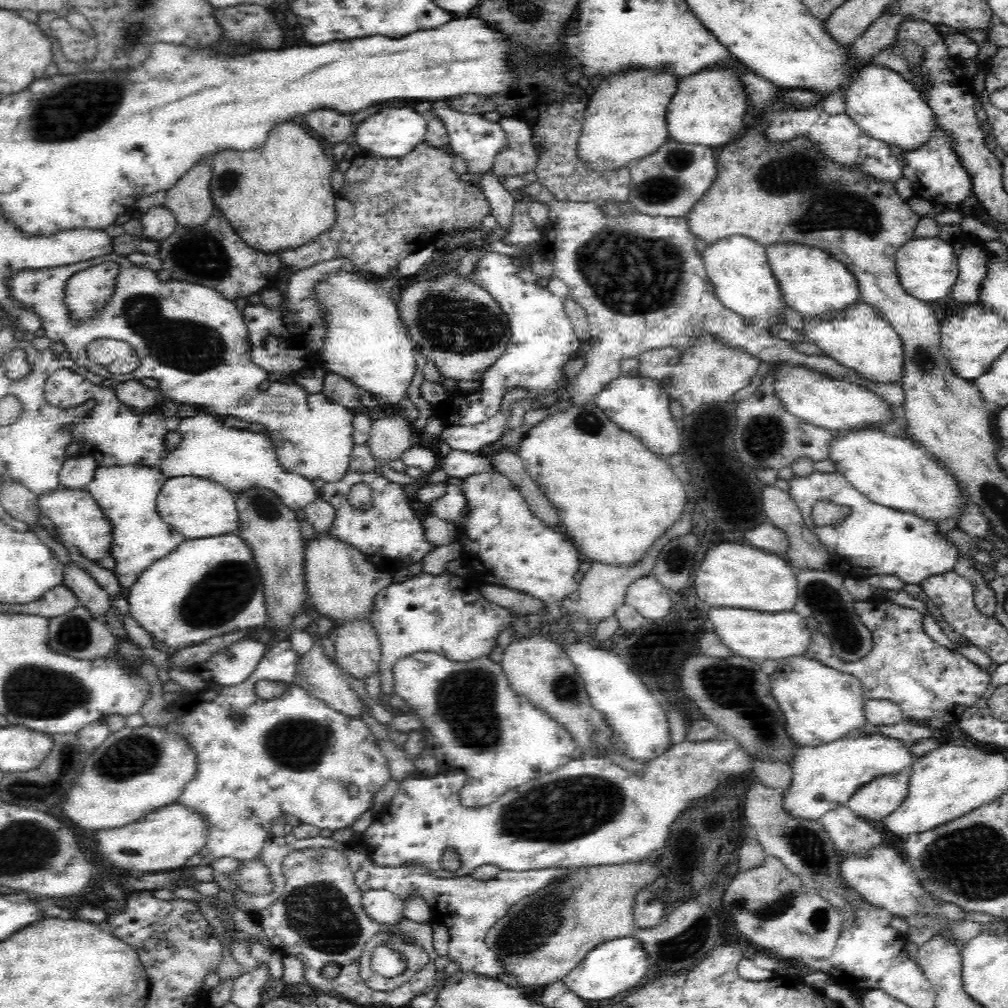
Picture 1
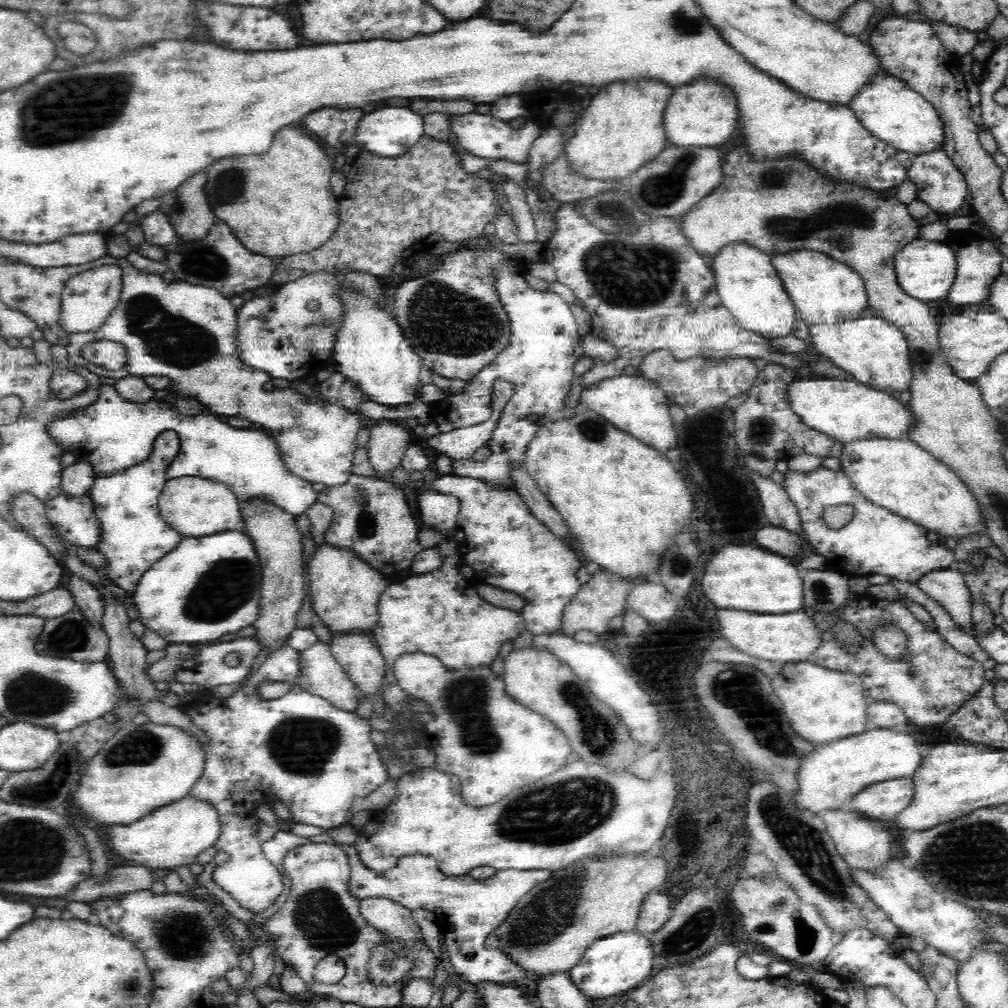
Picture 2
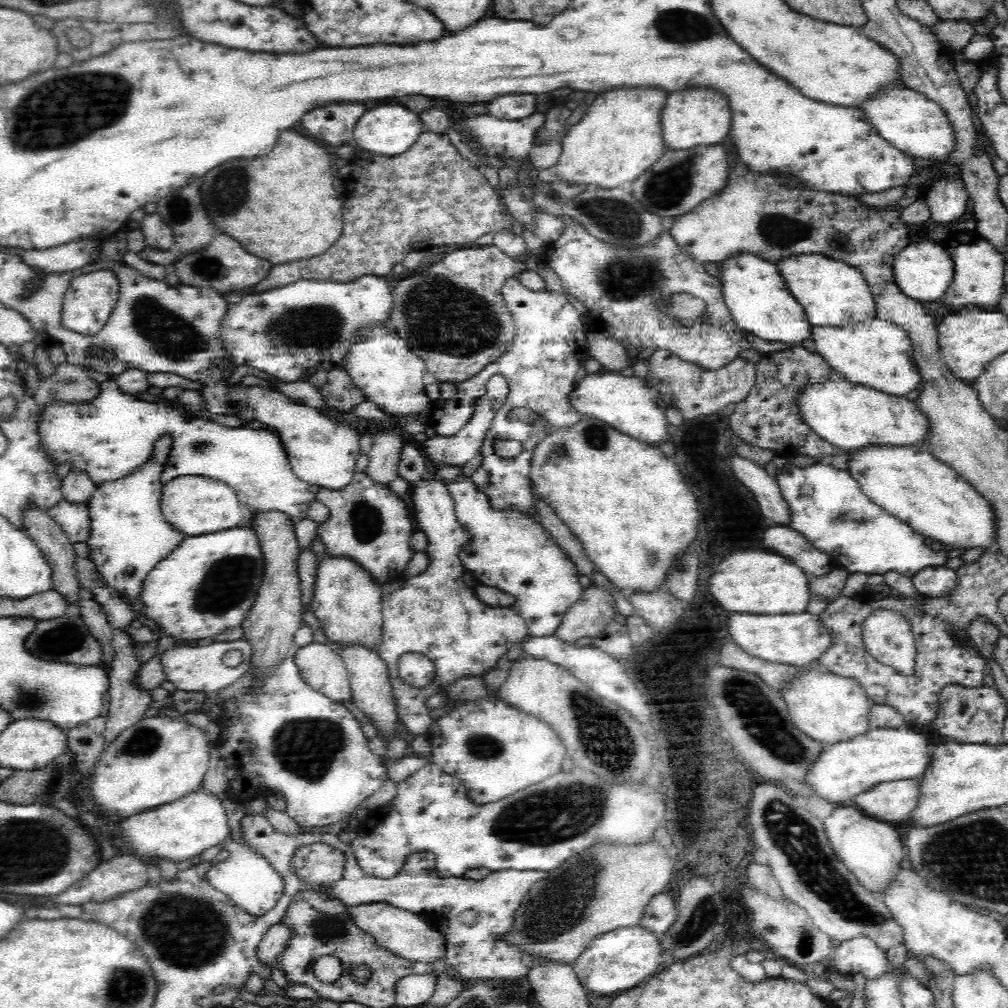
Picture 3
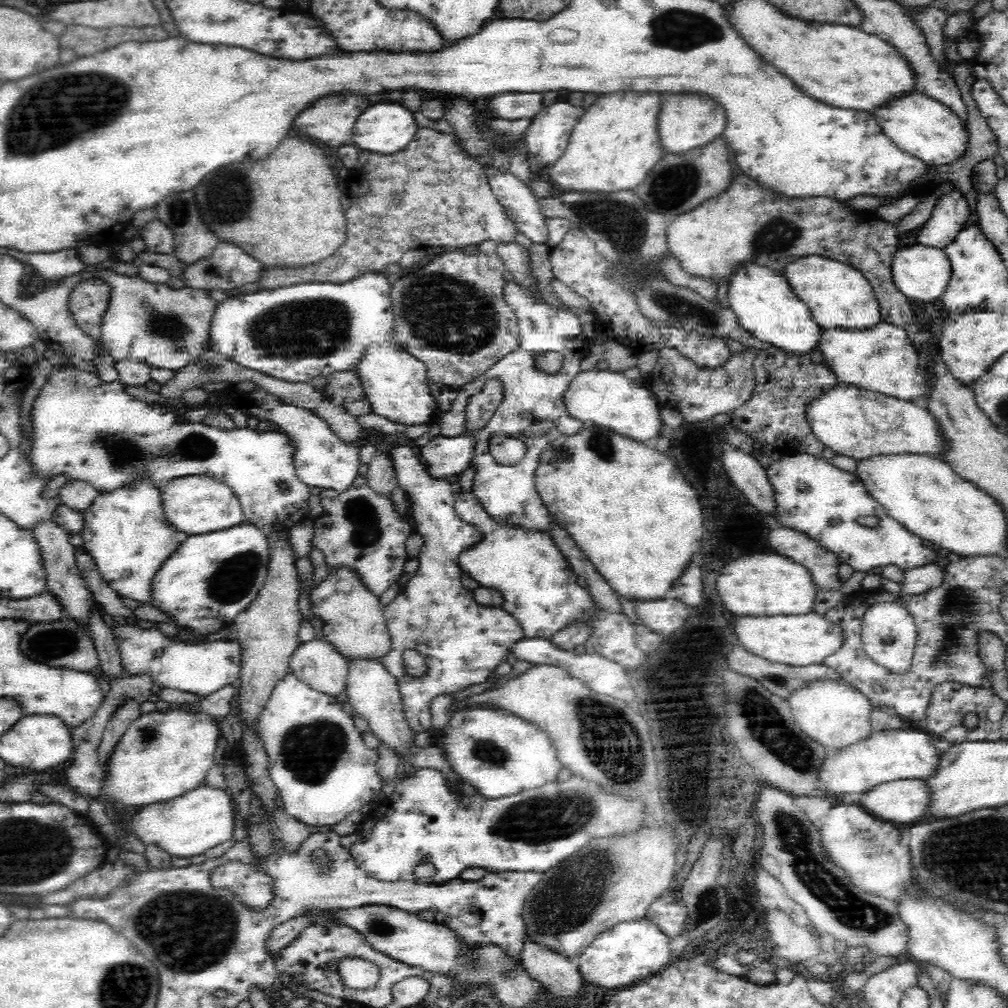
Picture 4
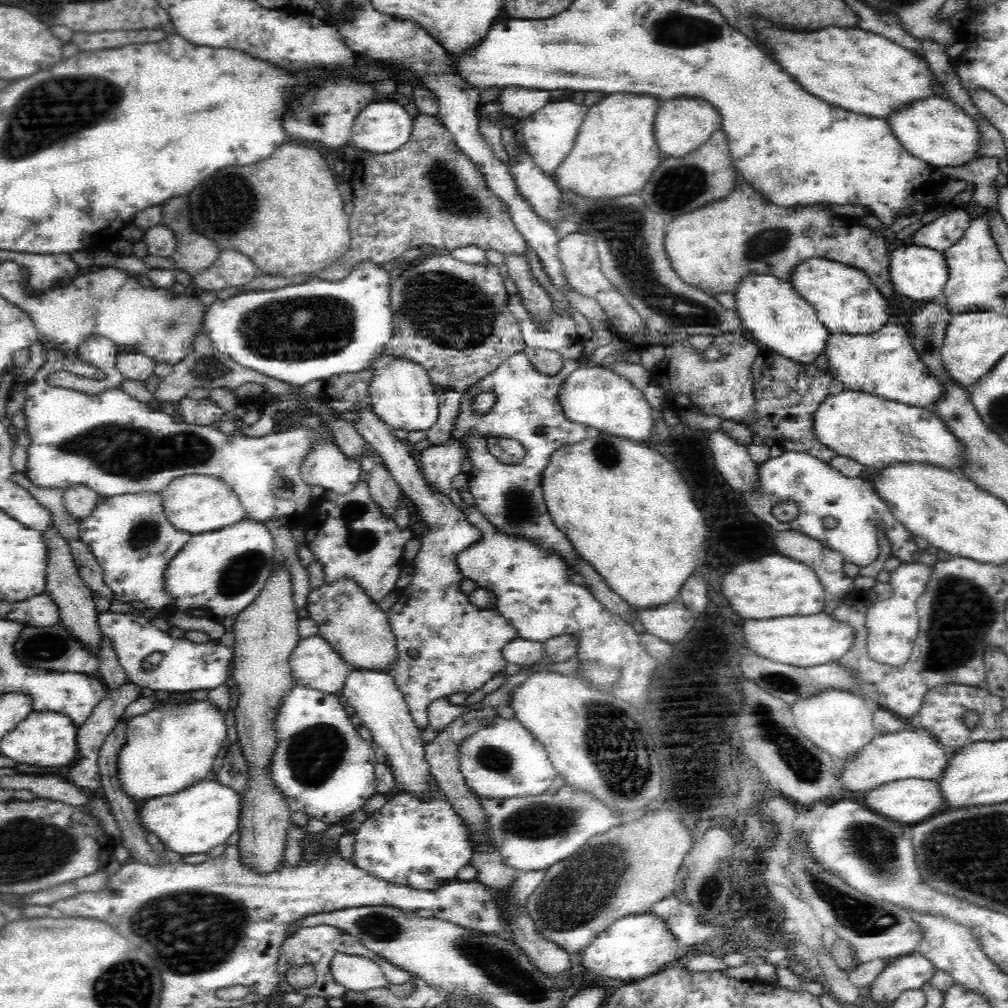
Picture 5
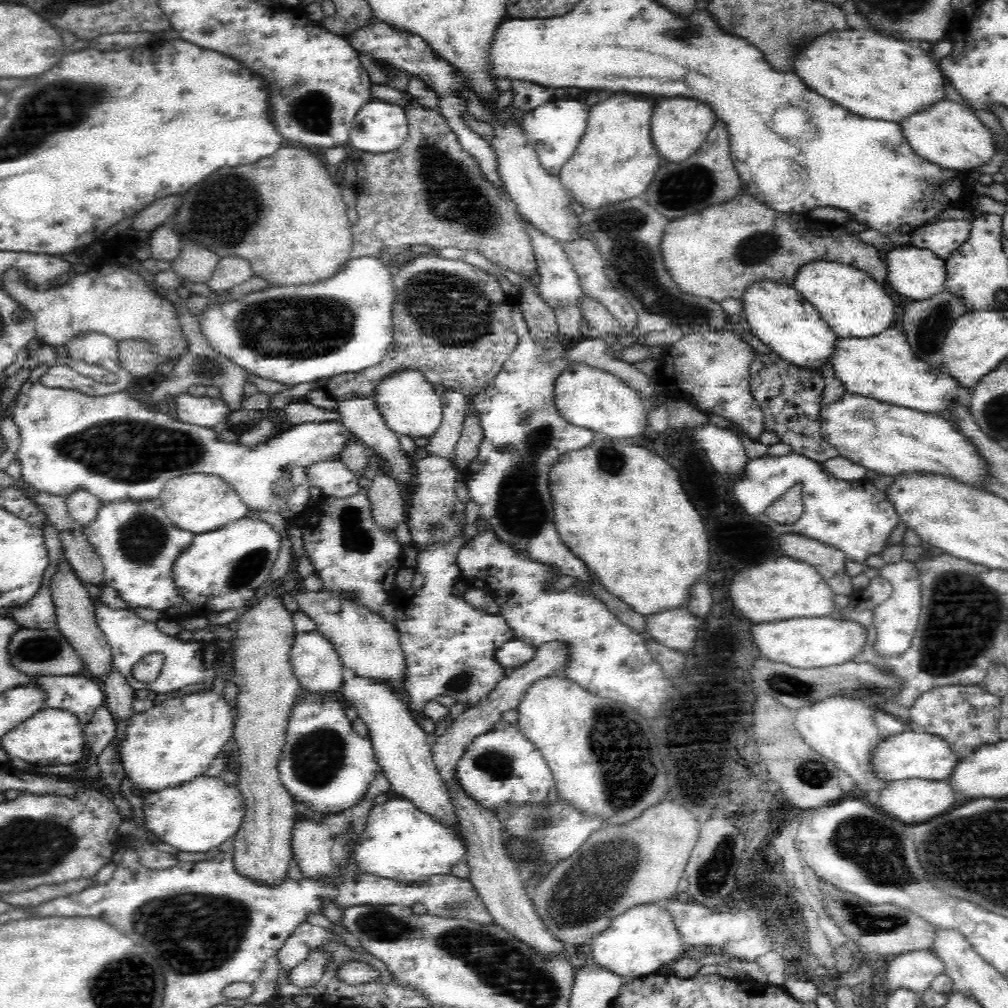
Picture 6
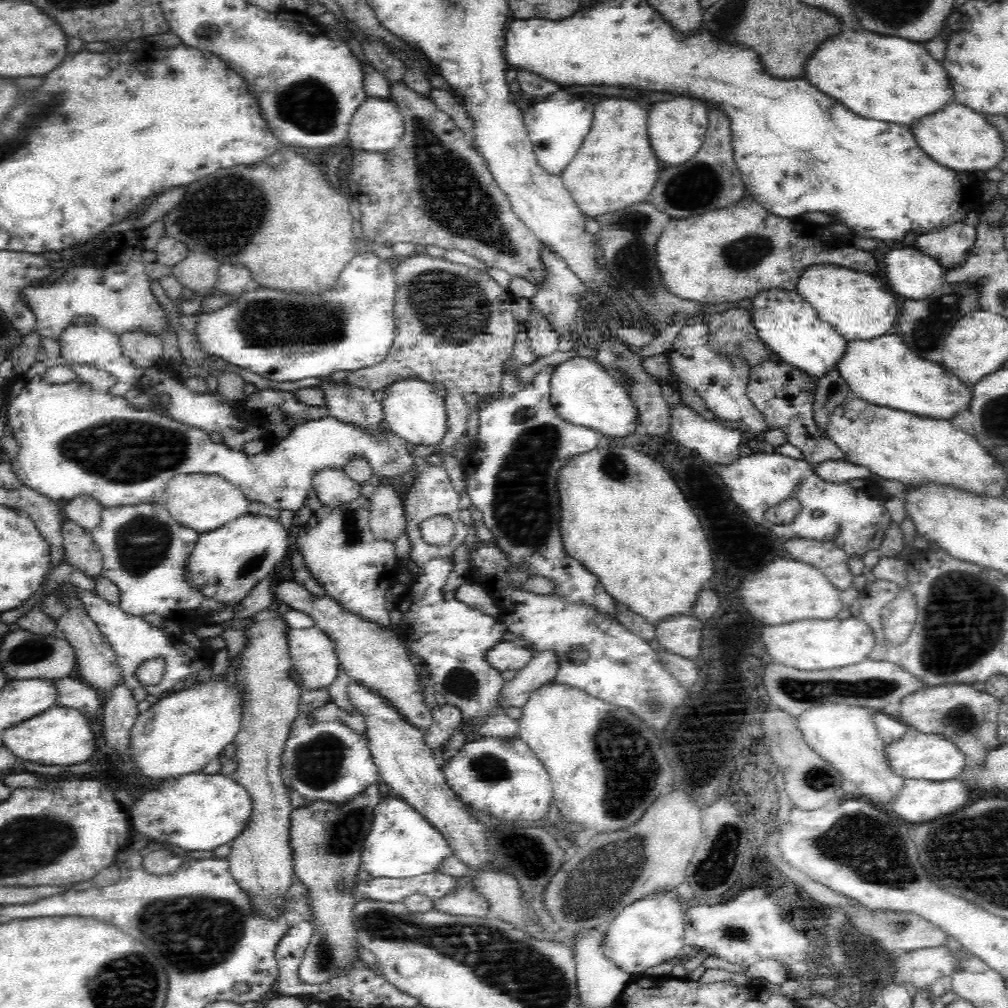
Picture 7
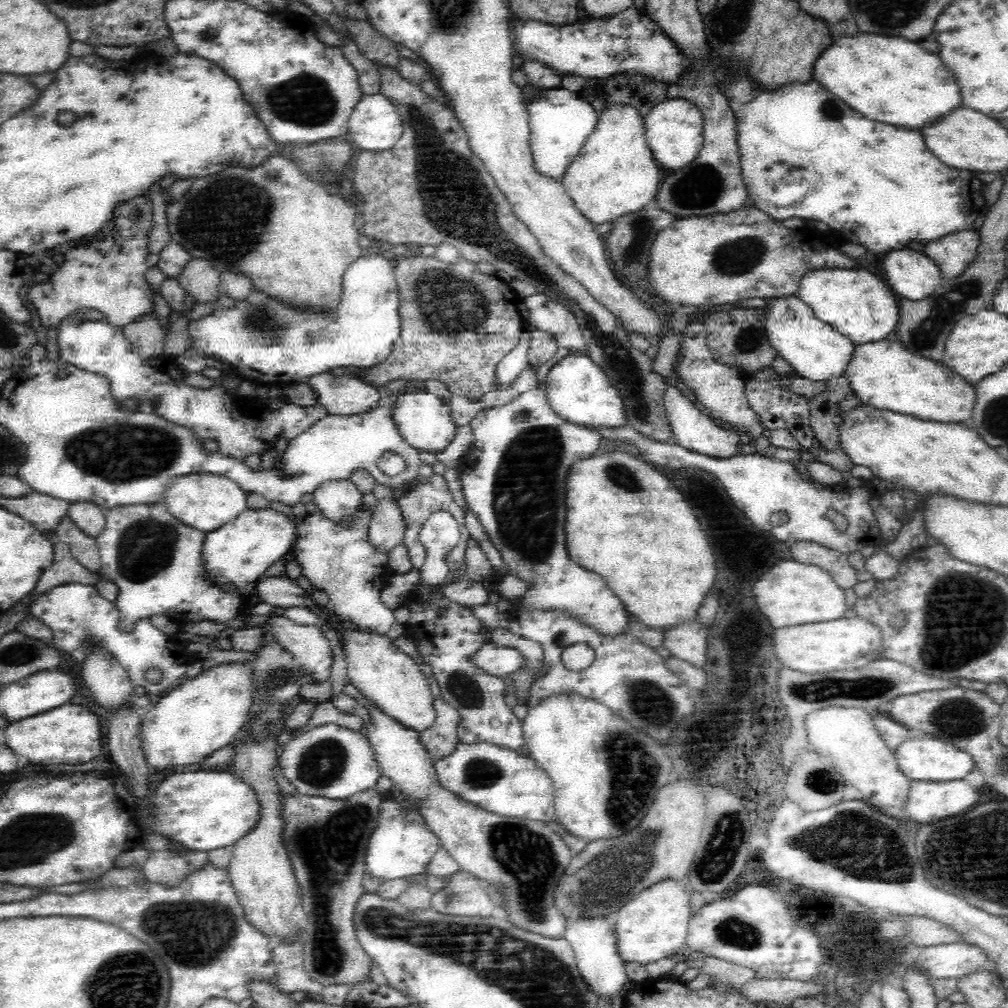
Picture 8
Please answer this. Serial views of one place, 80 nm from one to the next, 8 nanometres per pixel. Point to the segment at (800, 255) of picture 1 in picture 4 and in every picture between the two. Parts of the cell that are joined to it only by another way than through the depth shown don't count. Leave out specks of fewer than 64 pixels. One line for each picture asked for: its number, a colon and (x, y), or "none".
2: (821, 289)
3: (830, 292)
4: (838, 296)

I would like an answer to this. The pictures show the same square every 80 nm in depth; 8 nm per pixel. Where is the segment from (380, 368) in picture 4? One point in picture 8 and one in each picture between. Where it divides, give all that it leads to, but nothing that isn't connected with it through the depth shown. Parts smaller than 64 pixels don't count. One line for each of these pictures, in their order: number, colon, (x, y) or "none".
5: (400, 393)
6: (409, 405)
7: (411, 409)
8: (423, 420)

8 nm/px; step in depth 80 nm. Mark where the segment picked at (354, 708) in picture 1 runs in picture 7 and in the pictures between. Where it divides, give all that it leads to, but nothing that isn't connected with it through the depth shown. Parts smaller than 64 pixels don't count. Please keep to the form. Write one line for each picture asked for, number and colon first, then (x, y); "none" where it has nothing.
2: (319, 674)
3: (321, 669)
4: (317, 663)
5: (314, 664)
6: (316, 665)
7: (313, 656)

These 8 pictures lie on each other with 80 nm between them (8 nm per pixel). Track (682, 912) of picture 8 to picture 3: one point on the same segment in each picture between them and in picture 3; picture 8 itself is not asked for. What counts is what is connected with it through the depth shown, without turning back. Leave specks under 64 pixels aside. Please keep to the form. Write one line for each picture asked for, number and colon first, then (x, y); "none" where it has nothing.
3: (619, 960)
4: (627, 954)
5: (635, 947)
6: (641, 940)
7: (650, 931)

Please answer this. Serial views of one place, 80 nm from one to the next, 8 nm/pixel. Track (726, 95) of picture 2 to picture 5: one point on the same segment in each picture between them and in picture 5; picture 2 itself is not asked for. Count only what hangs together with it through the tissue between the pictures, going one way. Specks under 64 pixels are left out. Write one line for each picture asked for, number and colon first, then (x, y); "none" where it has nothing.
3: (697, 116)
4: (687, 121)
5: (682, 124)

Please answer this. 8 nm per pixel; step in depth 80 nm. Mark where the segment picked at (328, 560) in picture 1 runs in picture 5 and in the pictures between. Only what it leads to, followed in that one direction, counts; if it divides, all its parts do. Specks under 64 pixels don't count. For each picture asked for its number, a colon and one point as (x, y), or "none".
2: (345, 589)
3: (347, 600)
4: (354, 623)
5: (355, 626)

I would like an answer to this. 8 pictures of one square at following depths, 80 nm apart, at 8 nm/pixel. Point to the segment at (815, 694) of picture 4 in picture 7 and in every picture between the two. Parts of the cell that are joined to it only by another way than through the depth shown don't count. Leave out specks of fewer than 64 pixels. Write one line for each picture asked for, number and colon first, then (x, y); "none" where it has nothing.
5: (839, 721)
6: (841, 728)
7: (845, 735)

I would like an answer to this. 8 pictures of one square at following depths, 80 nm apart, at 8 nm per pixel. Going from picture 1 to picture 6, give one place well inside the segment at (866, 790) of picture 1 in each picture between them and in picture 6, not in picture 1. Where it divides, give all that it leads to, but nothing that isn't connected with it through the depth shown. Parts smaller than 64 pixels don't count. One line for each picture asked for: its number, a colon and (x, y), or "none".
2: (883, 800)
3: (893, 800)
4: (900, 801)
5: (909, 801)
6: (914, 800)

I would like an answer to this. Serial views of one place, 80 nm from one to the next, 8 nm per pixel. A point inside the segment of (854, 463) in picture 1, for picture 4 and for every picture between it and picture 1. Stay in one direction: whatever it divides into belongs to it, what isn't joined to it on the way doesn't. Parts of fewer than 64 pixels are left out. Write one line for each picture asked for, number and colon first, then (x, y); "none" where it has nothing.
2: (899, 475)
3: (906, 480)
4: (926, 495)

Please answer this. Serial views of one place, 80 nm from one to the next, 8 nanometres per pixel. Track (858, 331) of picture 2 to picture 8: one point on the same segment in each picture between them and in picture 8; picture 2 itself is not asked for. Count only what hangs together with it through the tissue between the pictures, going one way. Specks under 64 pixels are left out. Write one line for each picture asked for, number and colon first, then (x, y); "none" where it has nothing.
3: (877, 353)
4: (881, 358)
5: (884, 362)
6: (883, 366)
7: (883, 370)
8: (885, 374)

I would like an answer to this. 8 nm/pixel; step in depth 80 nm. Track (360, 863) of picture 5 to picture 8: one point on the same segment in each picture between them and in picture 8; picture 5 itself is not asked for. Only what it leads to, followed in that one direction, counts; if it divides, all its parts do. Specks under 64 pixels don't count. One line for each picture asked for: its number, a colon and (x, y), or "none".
6: (399, 842)
7: (401, 843)
8: (397, 847)

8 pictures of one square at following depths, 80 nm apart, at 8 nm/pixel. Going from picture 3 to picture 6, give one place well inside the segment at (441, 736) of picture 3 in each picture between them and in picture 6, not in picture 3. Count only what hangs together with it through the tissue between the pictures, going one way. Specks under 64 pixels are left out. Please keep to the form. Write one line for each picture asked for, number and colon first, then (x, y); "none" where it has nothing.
4: (498, 753)
5: (502, 758)
6: (501, 764)

